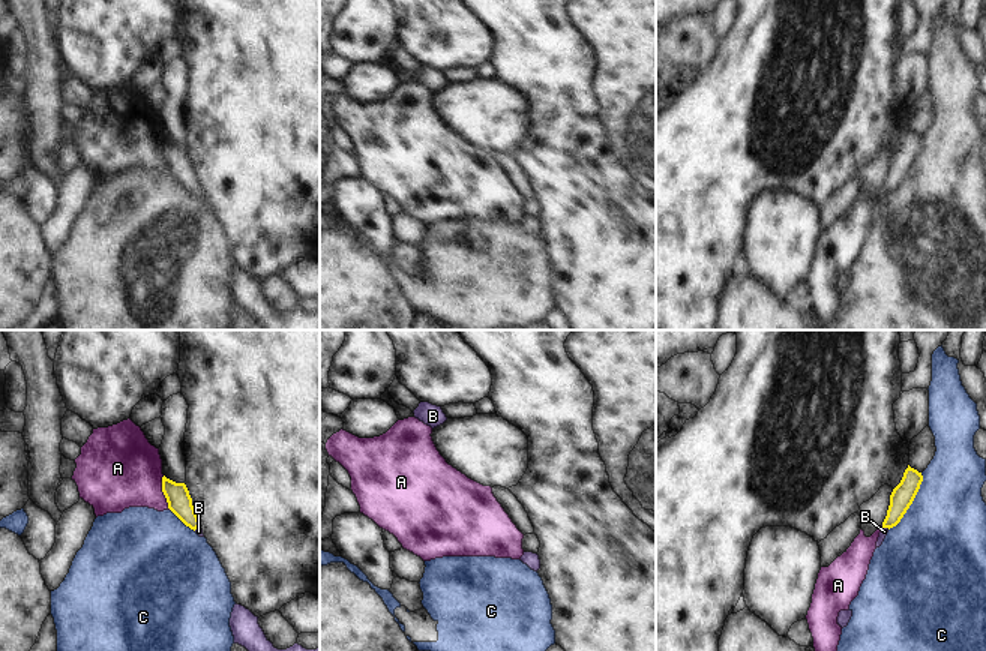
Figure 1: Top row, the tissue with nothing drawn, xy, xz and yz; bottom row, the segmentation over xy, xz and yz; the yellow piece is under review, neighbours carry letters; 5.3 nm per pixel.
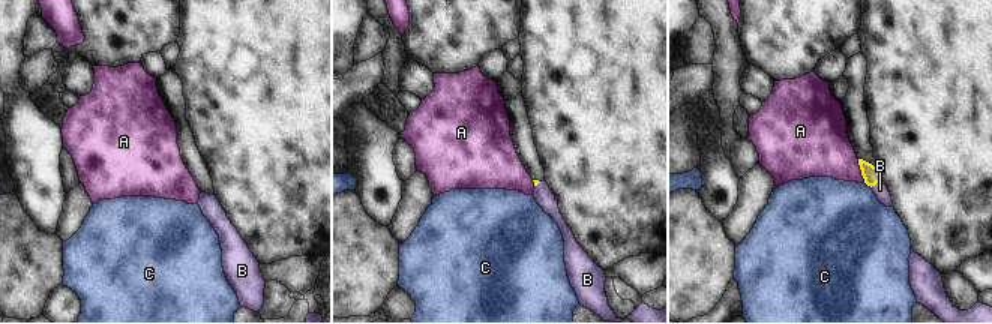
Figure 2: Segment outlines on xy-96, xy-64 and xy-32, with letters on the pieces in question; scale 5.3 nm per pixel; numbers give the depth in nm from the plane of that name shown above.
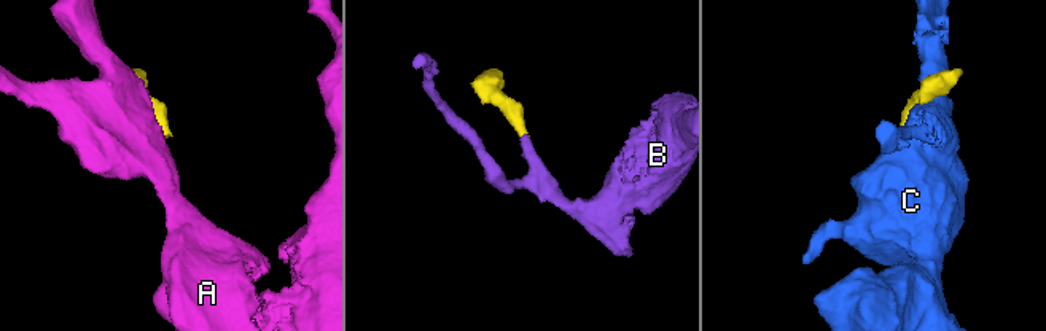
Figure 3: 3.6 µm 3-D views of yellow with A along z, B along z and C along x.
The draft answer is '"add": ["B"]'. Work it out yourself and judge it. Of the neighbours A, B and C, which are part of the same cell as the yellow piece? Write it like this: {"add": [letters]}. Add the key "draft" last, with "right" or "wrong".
{"add": ["B"], "draft": "right"}

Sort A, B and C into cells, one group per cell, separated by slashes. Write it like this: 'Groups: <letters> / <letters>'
Groups: A / B / C.

